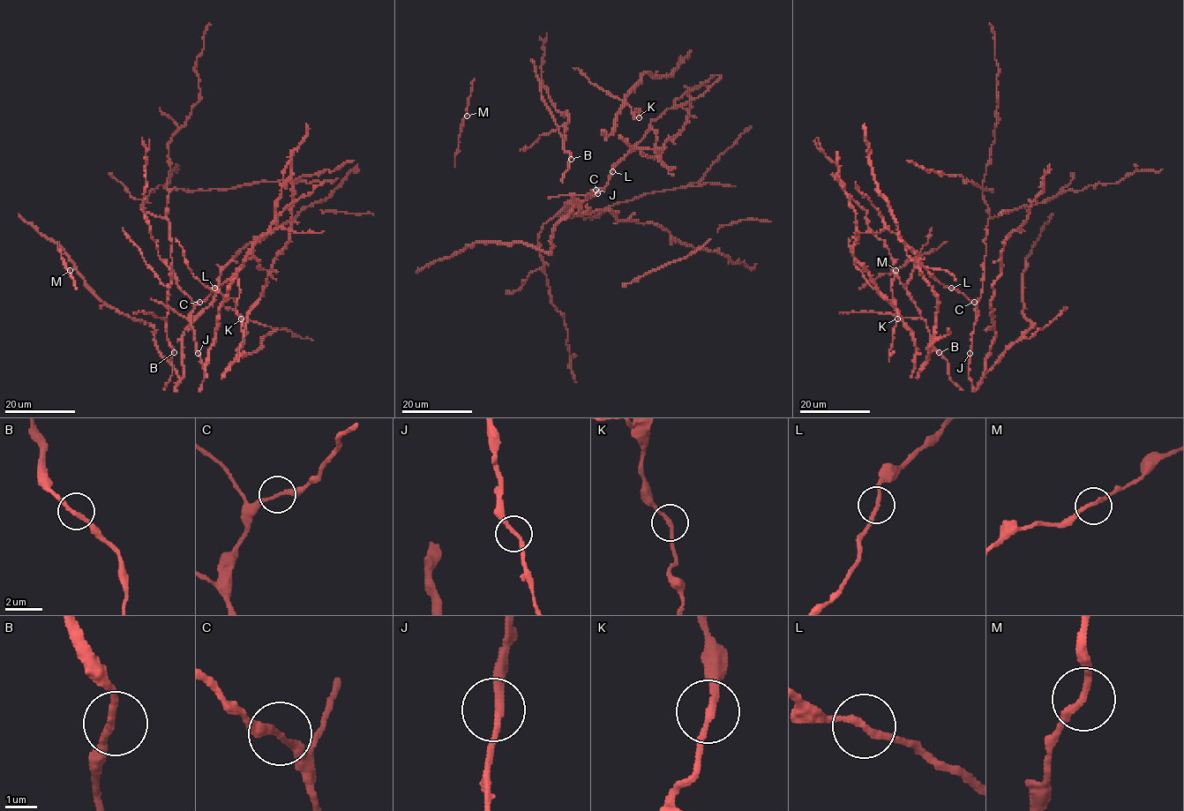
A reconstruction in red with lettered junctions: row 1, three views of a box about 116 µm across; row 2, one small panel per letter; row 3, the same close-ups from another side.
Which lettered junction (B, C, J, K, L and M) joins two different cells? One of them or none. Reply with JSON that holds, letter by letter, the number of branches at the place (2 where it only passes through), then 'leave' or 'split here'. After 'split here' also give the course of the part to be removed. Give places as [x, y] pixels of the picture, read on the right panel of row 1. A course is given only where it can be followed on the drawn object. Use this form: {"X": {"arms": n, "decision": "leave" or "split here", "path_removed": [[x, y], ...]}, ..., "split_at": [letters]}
{"B": {"arms": 2, "decision": "leave"}, "C": {"arms": 2, "decision": "leave"}, "J": {"arms": 2, "decision": "leave"}, "K": {"arms": 2, "decision": "leave"}, "L": {"arms": 2, "decision": "leave"}, "M": {"arms": 2, "decision": "leave"}, "split_at": []}

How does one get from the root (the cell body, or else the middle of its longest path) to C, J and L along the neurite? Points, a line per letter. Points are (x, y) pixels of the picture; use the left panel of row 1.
C: (239, 266), (199, 302)
J: (239, 266), (206, 298), (195, 306), (191, 325), (198, 353)
L: (239, 266), (214, 288)

